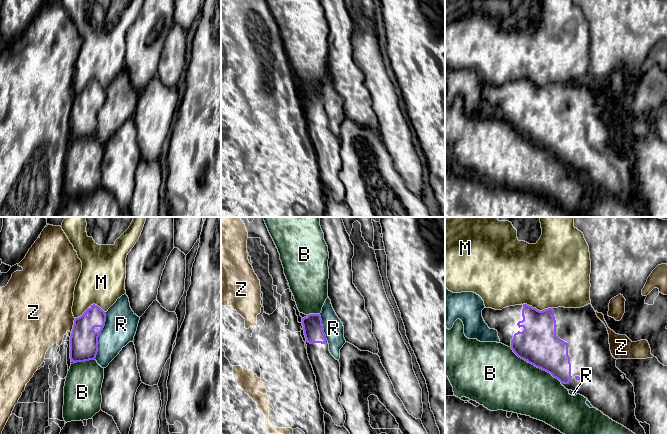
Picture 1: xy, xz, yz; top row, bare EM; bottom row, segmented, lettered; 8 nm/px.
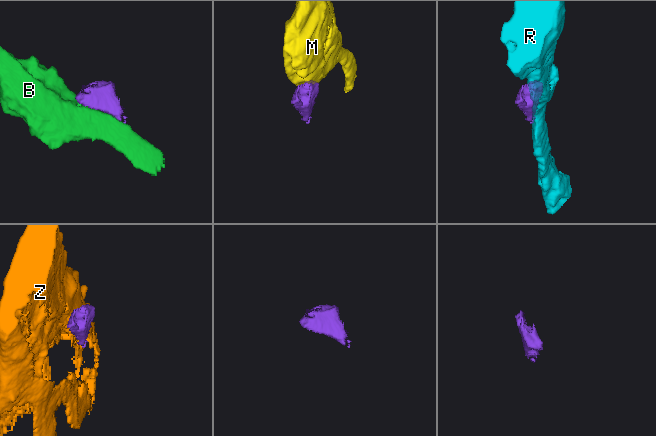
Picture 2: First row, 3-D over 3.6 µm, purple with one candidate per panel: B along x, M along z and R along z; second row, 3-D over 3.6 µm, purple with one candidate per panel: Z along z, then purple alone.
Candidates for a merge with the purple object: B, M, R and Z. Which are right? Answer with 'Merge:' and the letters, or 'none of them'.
Merge: none of them

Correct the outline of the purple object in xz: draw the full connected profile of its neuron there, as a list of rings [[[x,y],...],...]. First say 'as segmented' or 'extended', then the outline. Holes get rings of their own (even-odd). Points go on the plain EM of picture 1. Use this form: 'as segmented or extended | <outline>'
extended | [[[309,90],[302,94],[306,114],[307,130],[316,152],[320,179],[324,188],[332,193],[337,202],[344,202],[345,187],[339,178],[342,168],[340,139],[329,127],[320,90]]]

